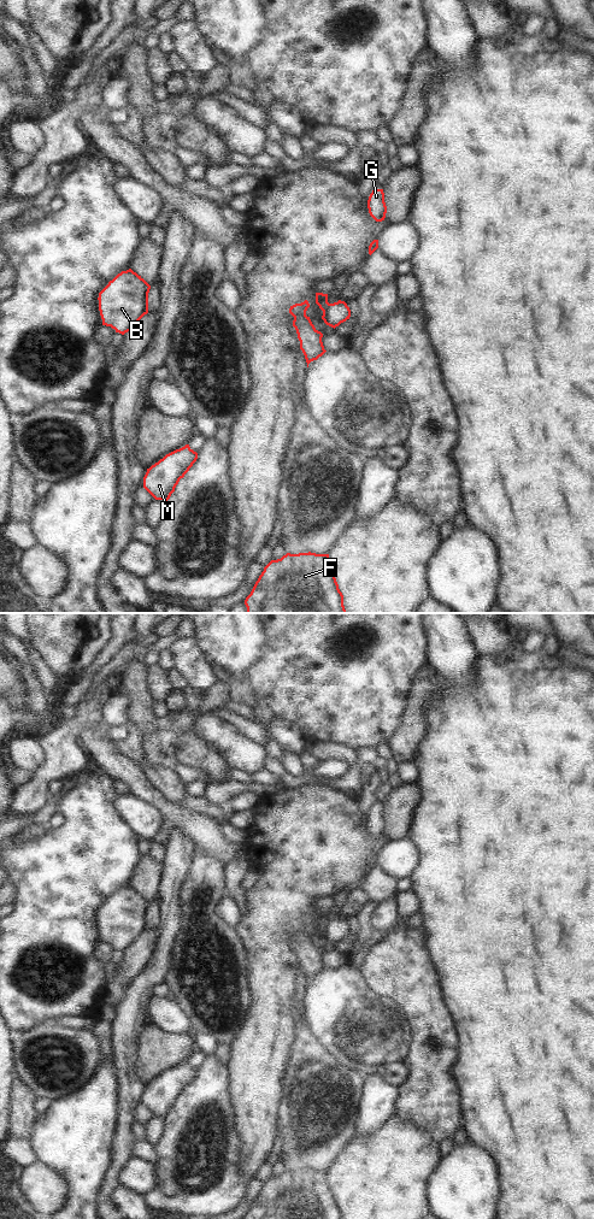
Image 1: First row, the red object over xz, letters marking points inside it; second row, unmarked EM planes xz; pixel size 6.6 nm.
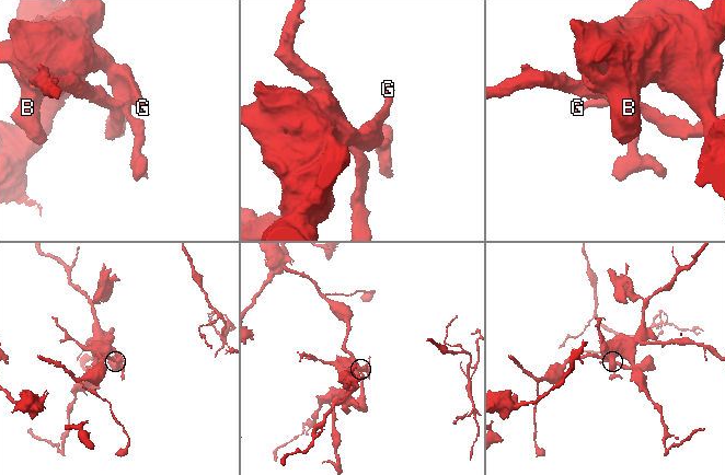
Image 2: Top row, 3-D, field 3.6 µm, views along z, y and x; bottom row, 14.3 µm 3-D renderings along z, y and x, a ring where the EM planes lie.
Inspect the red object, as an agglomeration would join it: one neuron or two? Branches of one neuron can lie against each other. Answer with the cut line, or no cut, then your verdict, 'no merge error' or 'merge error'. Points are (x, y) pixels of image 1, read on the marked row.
xz (329, 304), (323, 311) | merge error

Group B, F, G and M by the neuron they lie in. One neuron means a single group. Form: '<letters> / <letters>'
B G M / F

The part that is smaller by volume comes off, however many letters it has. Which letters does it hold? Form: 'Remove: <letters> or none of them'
Remove: F

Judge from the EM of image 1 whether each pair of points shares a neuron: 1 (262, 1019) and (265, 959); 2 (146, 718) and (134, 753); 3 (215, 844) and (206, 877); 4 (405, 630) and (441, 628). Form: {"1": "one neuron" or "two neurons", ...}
{"1": "one neuron", "2": "two neurons", "3": "two neurons", "4": "two neurons"}

